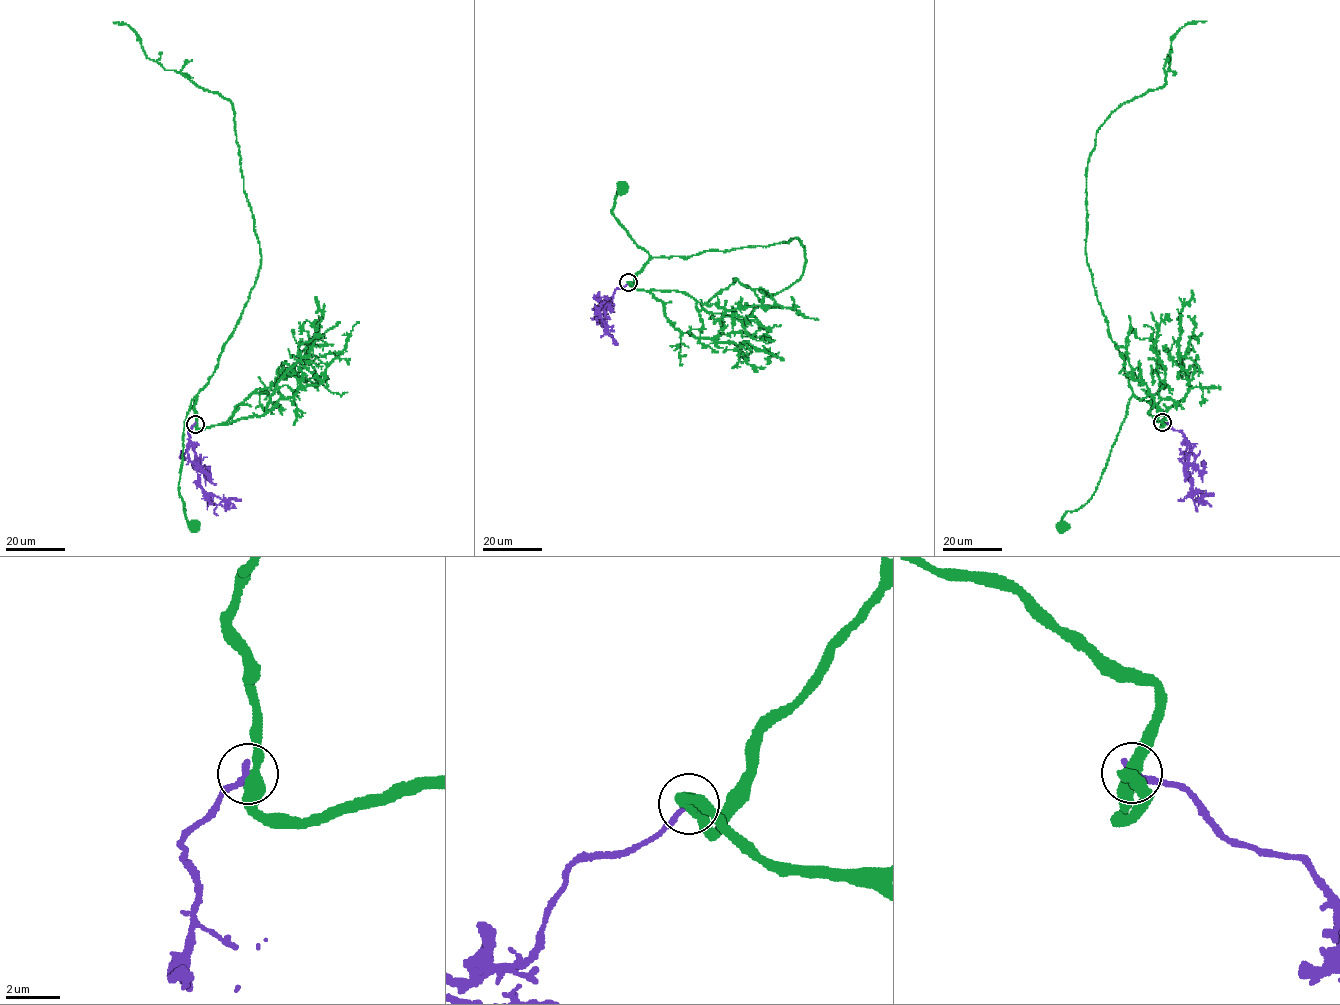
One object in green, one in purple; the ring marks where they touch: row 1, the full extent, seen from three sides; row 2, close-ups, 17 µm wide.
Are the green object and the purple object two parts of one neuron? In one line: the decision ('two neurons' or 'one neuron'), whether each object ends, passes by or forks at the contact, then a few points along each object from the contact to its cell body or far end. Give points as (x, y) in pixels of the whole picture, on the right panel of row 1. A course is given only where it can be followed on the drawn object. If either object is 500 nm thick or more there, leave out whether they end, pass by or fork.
two neurons; green passes by; purple ends; course green (1162, 422), (1164, 412), (1133, 396), (1094, 494), (1083, 505), (1065, 513), (1061, 518), (1063, 527); course purple (1162, 422), (1182, 433), (1188, 445), (1193, 445), (1191, 453), (1195, 458), (1188, 467), (1193, 492), (1213, 495)

